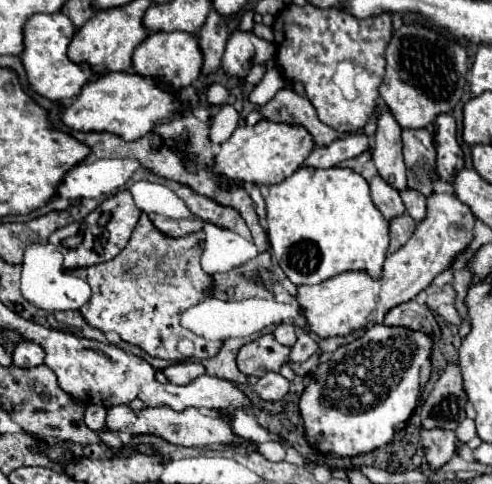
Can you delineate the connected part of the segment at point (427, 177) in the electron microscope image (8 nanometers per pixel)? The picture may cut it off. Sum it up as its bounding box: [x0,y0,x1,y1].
[402,127,436,197]

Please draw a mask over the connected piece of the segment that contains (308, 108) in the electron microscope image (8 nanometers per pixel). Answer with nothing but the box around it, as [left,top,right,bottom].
[260,87,338,145]

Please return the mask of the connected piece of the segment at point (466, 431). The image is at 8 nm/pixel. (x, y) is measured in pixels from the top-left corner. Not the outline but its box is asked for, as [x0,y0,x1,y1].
[456,419,476,443]

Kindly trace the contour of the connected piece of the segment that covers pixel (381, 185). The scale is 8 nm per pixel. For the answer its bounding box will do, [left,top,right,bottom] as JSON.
[370,175,406,221]

